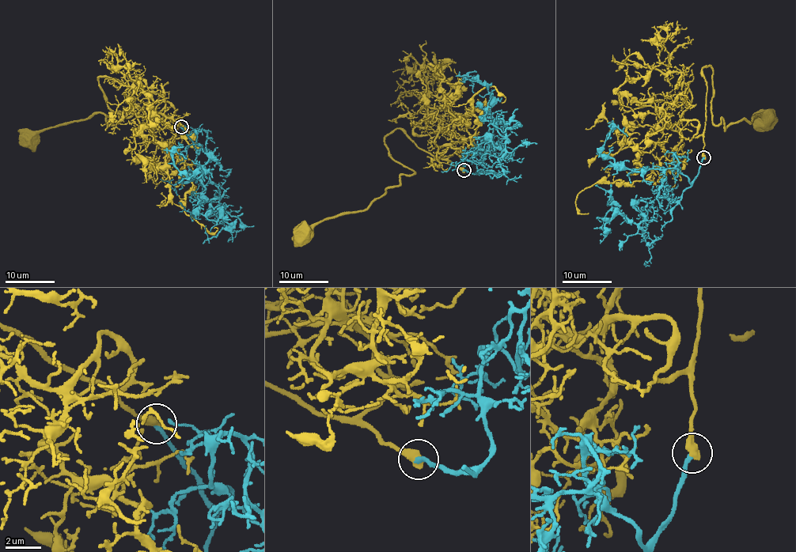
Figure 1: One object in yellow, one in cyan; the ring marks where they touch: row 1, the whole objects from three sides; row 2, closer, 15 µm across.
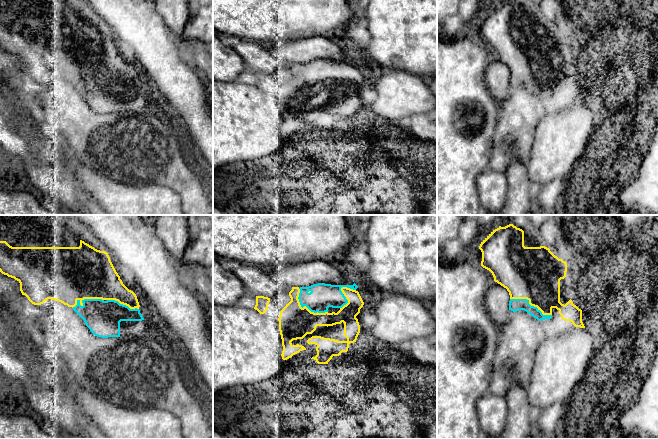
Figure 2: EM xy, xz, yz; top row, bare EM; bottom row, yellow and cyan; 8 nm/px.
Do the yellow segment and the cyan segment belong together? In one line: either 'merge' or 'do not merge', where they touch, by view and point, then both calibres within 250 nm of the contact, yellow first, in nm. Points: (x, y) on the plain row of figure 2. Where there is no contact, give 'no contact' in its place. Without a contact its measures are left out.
merge; meets yellow in yz at (530, 80); 440 nm thick on the yellow side, 100 nm on the other

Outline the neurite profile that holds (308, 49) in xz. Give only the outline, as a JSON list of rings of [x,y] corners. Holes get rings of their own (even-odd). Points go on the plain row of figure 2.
[[[305,37],[285,44],[285,60],[290,63],[308,63],[318,59],[343,61],[348,55],[347,46],[335,37]]]

